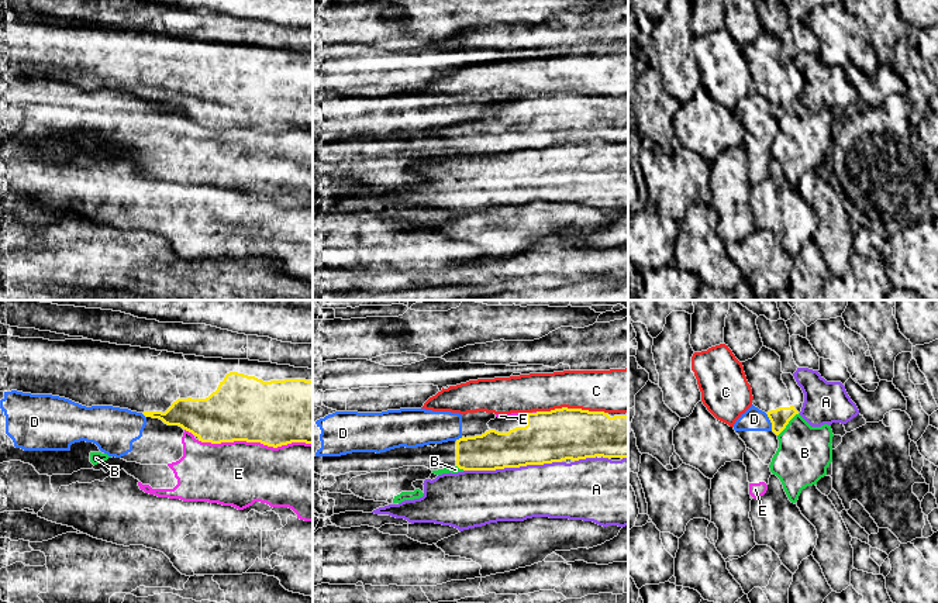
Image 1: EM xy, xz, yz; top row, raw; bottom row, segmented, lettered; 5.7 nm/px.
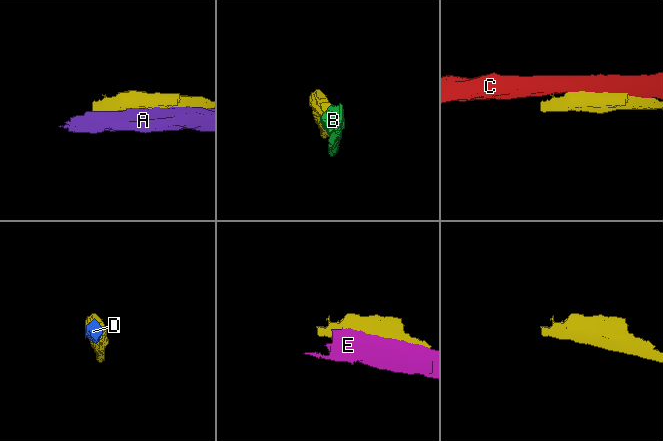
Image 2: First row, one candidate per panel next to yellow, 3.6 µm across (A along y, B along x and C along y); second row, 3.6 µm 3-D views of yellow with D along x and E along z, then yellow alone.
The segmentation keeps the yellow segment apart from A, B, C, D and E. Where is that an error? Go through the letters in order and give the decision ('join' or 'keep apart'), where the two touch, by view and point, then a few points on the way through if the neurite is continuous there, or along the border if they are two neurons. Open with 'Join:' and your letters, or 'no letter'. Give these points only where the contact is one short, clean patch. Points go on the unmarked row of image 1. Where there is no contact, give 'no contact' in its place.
Join: no letter
A: keep apart; contact xz (511, 151)
B: keep apart; contact yz (788, 107)
C: keep apart; contact xz (572, 93)
D: keep apart; contact yz (771, 106); border yz (765, 97), (772, 114)
E: keep apart; contact xy (255, 126)

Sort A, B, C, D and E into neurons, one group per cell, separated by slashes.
A / B / C / D E

